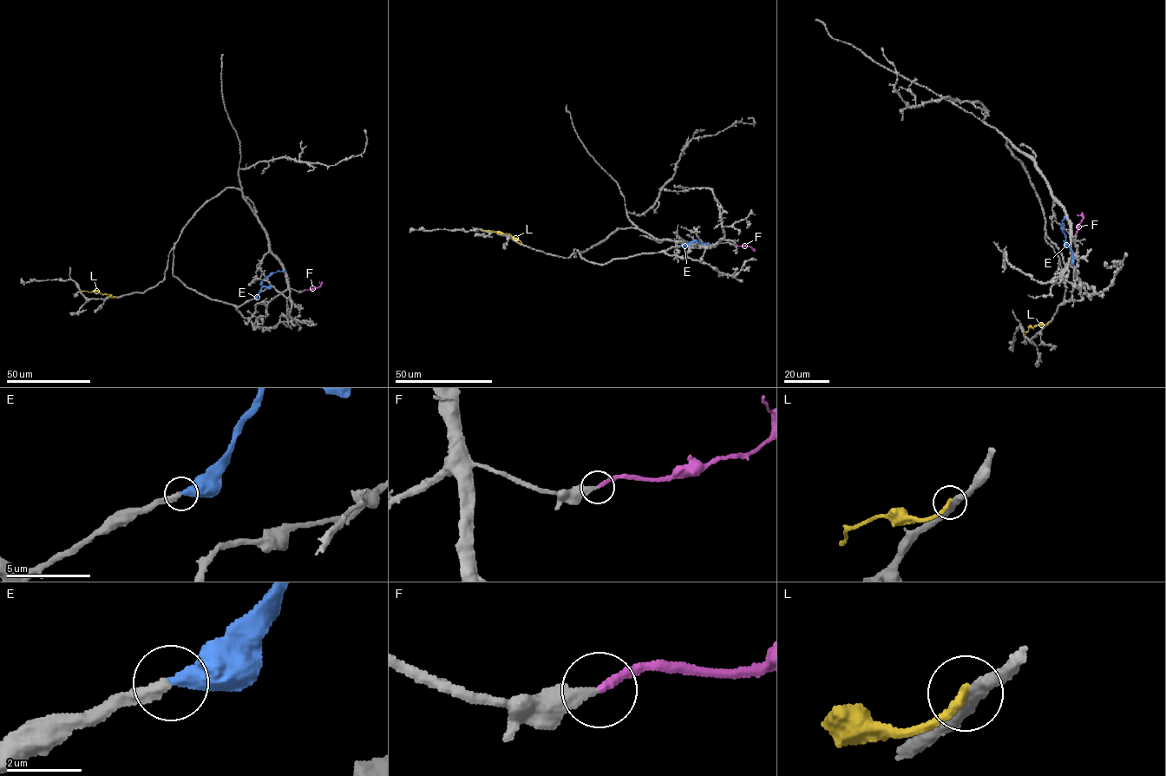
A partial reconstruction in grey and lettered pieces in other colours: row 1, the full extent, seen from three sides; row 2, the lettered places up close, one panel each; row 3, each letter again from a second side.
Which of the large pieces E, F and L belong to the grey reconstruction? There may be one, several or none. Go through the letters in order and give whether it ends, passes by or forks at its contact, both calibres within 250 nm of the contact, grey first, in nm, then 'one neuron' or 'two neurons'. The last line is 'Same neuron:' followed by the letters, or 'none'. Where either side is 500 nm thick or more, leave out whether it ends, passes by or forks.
E: it ends; calibres 280 and 360 nm; one neuron
F: it ends; calibres 280 and 200 nm; one neuron
L: it ends; calibres 360 and 240 nm; two neurons
Same neuron: E, F

